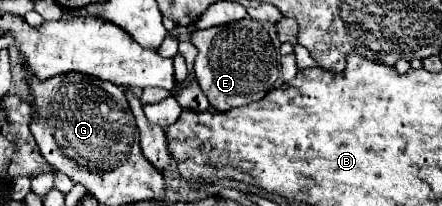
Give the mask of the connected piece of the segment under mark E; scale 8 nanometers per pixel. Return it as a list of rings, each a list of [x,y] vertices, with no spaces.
[[[253,18],[235,20],[227,26],[195,30],[191,42],[199,48],[195,58],[197,82],[217,112],[227,112],[231,108],[261,100],[279,76],[279,52],[275,50],[263,24]]]

